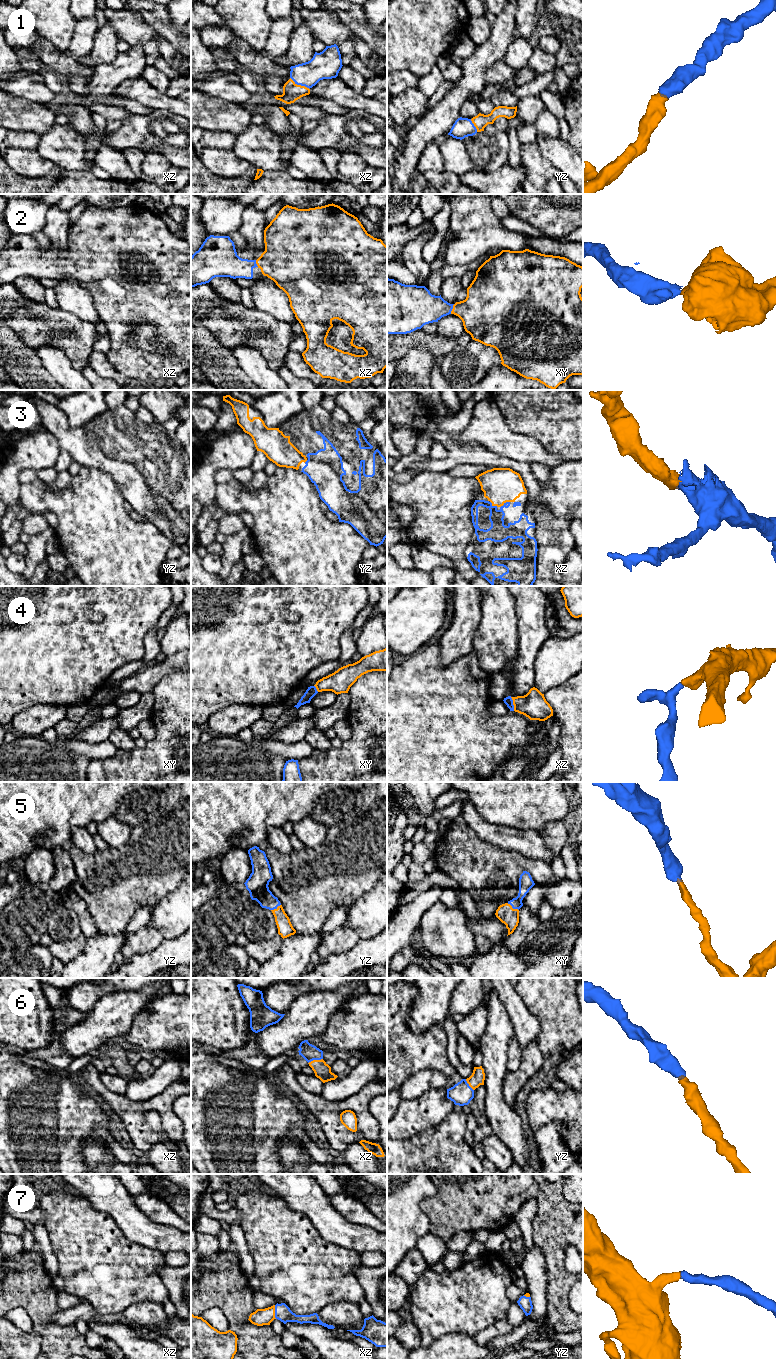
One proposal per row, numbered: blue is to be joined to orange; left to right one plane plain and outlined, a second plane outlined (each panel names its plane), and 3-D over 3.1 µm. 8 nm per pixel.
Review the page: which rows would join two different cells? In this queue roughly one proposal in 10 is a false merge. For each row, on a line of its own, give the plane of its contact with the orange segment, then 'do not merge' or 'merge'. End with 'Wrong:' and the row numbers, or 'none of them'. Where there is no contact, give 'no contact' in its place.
1: meets orange in xz; merge
2: meets orange in xy; merge
3: meets orange in xz; merge
4: meets orange in xz; merge
5: meets orange in xy; merge
6: meets orange in xz; merge
7: meets orange in xz; merge
Wrong: none of them

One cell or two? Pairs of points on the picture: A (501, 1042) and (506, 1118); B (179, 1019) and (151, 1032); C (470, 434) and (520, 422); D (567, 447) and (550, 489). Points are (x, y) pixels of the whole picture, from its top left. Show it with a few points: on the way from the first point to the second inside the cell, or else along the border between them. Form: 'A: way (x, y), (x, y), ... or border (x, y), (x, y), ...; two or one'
A: way (495, 1061), (495, 1099); one
B: way (172, 1022), (158, 1028); one
C: border (496, 404), (506, 425), (514, 432), (528, 436); two
D: border (572, 459), (565, 461); two

